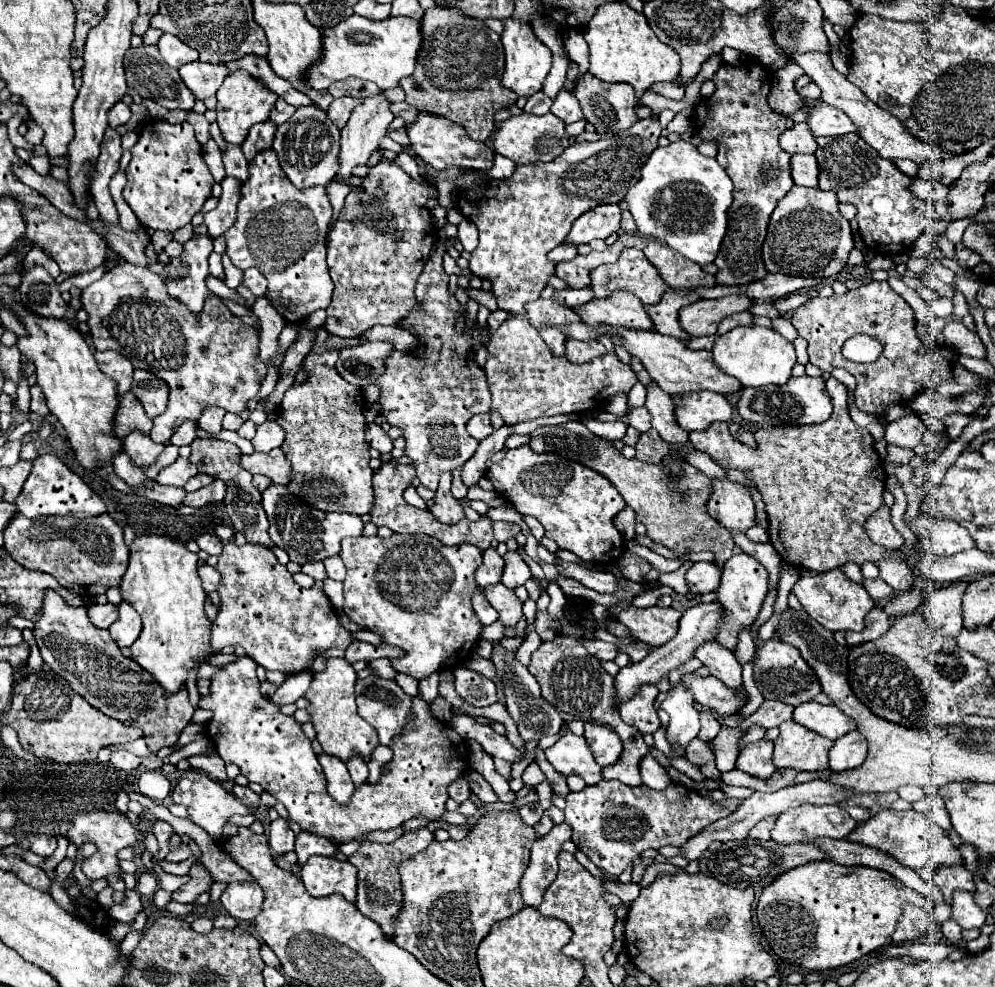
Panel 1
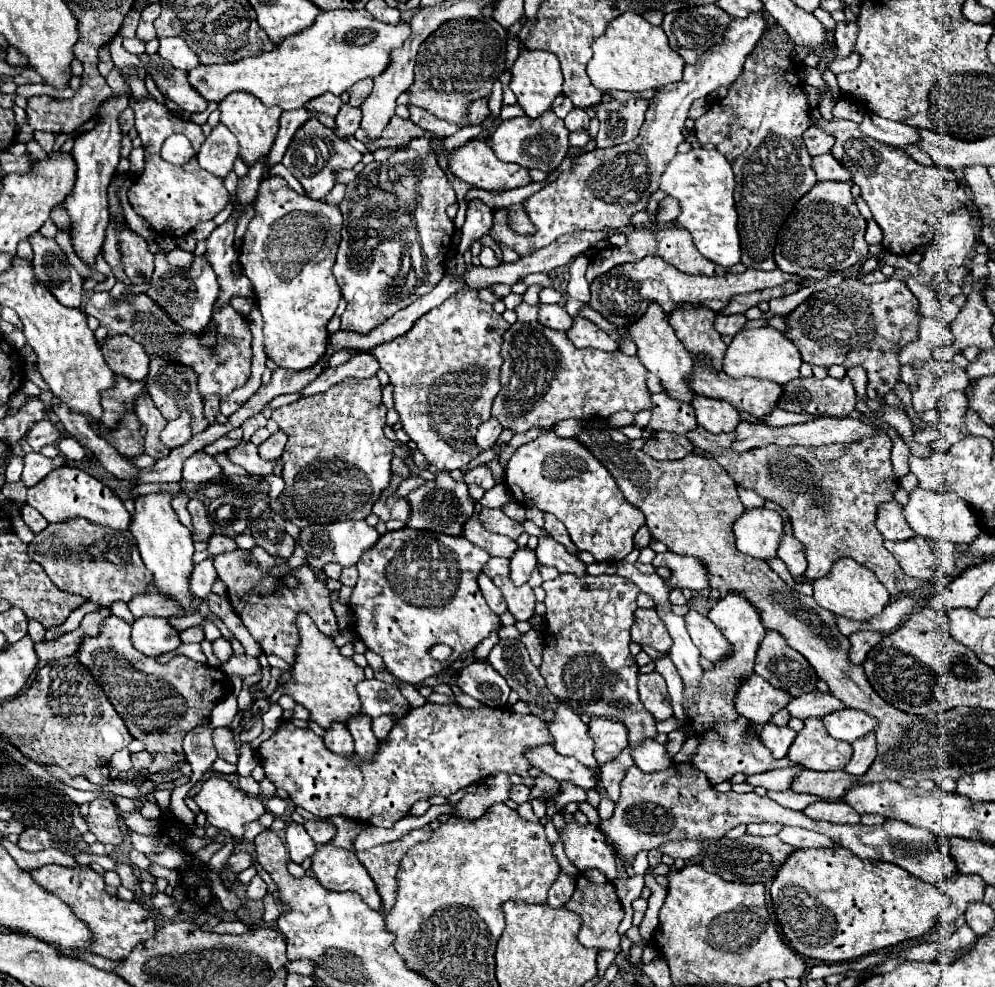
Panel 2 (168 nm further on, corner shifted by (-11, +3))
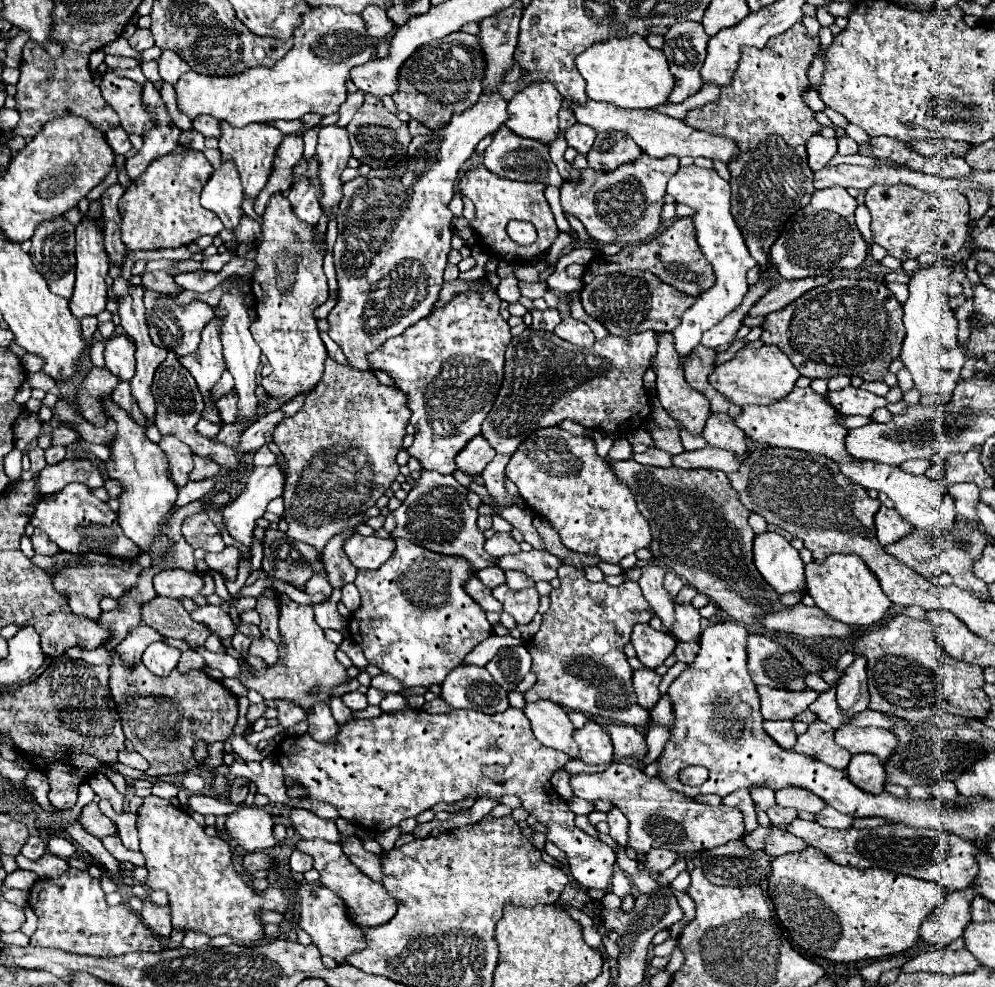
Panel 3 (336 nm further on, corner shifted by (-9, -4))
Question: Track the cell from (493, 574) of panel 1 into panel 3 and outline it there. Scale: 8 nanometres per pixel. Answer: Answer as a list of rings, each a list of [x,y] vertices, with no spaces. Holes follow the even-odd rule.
[[[486,567],[486,569],[478,571],[476,575],[478,575],[478,579],[480,579],[486,587],[490,587],[490,589],[494,589],[494,587],[498,587],[498,585],[504,585],[504,571],[502,571],[500,567]]]

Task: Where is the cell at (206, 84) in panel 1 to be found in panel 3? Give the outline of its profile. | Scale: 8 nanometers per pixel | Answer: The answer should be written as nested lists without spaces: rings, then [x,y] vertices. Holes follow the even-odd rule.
[[[316,7],[310,13],[302,15],[302,23],[294,31],[294,47],[286,53],[284,59],[276,63],[276,67],[252,67],[236,77],[208,77],[194,71],[188,71],[174,85],[176,105],[180,113],[196,121],[200,115],[212,115],[218,121],[226,121],[232,127],[244,127],[248,123],[266,123],[276,119],[300,119],[306,113],[330,115],[338,113],[340,105],[346,99],[346,81],[350,79],[350,71],[358,65],[368,63],[374,57],[374,37],[368,35],[366,25],[360,15],[346,15],[336,7]]]

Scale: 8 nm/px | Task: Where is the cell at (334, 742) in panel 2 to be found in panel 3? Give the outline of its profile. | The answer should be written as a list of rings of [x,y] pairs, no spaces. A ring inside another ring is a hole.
[[[314,703],[314,707],[306,713],[306,721],[308,721],[308,735],[312,735],[316,741],[320,743],[334,741],[338,733],[338,723],[330,715],[326,703]]]

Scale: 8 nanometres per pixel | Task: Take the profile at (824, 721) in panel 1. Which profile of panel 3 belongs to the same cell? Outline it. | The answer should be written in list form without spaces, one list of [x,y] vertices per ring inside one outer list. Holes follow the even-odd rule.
[[[842,725],[836,729],[836,743],[848,749],[852,755],[858,753],[872,753],[882,763],[886,763],[894,749],[898,747],[898,739],[890,731],[882,731],[876,727],[854,727],[854,725]]]

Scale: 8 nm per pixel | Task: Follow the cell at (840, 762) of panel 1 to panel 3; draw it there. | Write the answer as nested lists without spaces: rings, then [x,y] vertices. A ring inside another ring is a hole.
[[[854,755],[846,771],[848,771],[850,781],[858,785],[858,789],[872,795],[878,795],[884,791],[886,771],[880,759],[874,759],[874,755]]]

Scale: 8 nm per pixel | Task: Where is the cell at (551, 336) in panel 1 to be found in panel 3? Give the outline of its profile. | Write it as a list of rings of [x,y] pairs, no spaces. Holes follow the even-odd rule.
[[[532,309],[530,313],[532,313],[532,327],[538,331],[554,331],[554,327],[562,321],[556,309],[544,309],[544,311]]]

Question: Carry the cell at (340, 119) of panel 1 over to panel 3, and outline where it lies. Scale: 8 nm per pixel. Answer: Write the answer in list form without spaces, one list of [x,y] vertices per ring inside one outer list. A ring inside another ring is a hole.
[[[326,125],[318,131],[318,181],[322,187],[320,207],[328,219],[336,219],[338,205],[342,199],[342,181],[340,173],[346,169],[346,161],[350,159],[350,141],[344,127]]]

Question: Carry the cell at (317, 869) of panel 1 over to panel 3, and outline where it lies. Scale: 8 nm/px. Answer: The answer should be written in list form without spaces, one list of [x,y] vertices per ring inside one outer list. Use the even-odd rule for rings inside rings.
[[[302,839],[296,843],[296,849],[302,853],[308,853],[314,859],[314,869],[320,873],[320,883],[324,887],[328,887],[330,891],[334,891],[346,905],[346,913],[350,917],[352,923],[356,923],[358,927],[366,929],[366,927],[378,927],[384,925],[386,921],[390,921],[396,913],[396,899],[386,891],[386,887],[382,883],[372,881],[370,877],[366,877],[342,851],[340,843],[330,843],[324,839]]]

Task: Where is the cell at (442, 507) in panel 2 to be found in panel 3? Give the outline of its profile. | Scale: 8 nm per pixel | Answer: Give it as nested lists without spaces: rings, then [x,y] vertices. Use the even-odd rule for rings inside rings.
[[[436,471],[424,473],[420,479],[416,479],[416,483],[412,485],[412,491],[402,501],[402,505],[396,509],[398,529],[402,529],[408,535],[390,533],[390,537],[414,541],[416,545],[426,547],[428,551],[434,551],[440,555],[462,557],[470,563],[472,571],[480,571],[484,567],[494,567],[498,563],[498,557],[492,557],[484,551],[486,539],[476,525],[478,511],[468,505],[466,493],[468,493],[468,489],[462,487],[450,475],[438,475]]]

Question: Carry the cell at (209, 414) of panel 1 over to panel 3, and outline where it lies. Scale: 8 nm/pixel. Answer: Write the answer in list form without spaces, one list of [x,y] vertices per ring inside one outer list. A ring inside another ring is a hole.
[[[234,391],[226,393],[224,397],[220,397],[220,399],[216,401],[216,407],[218,407],[220,417],[222,417],[222,421],[224,421],[224,423],[234,423],[236,415],[238,415],[236,403],[238,403],[238,397],[234,395]]]

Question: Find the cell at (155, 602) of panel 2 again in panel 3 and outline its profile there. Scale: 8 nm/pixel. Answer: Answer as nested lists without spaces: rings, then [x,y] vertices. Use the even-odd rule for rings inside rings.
[[[206,605],[206,607],[198,607],[196,611],[190,613],[190,617],[194,621],[204,621],[210,625],[210,629],[220,637],[220,639],[226,639],[226,637],[234,637],[236,633],[236,625],[234,621],[230,619],[230,615],[226,615],[220,607],[216,605]]]

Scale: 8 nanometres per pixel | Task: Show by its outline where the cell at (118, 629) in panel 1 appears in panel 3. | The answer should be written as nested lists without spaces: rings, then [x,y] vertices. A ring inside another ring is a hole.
[[[152,643],[142,655],[142,663],[158,677],[168,677],[180,659],[180,651],[166,643]]]

